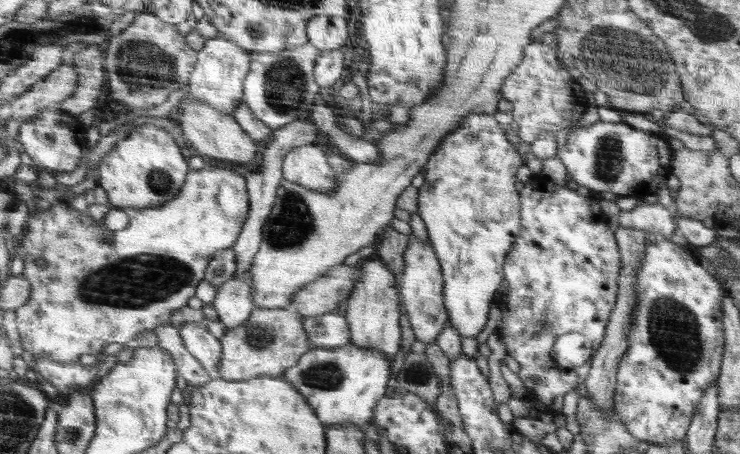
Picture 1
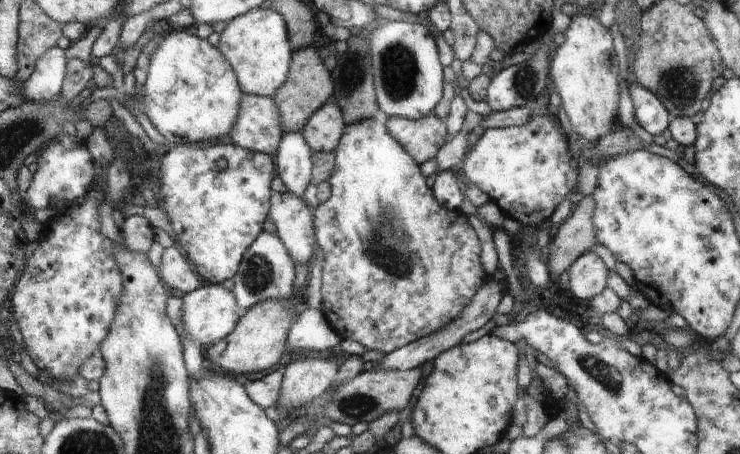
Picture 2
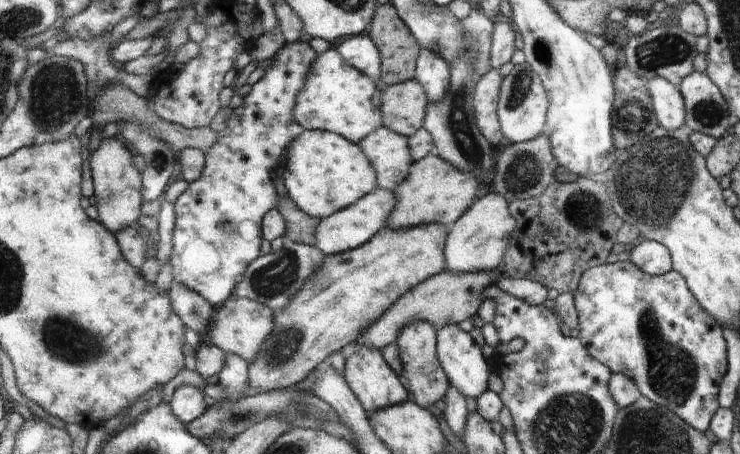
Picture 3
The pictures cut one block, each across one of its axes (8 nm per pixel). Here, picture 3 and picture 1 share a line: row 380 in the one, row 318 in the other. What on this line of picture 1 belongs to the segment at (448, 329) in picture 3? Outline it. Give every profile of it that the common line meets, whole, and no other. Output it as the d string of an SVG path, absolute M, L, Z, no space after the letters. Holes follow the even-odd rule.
M477 114L465 116L461 126L447 134L443 142L430 156L424 168L425 183L417 188L418 210L421 222L425 224L430 242L440 260L443 274L443 299L449 311L451 325L459 330L461 338L476 337L488 322L490 302L498 290L502 278L502 266L508 258L514 243L520 237L521 212L518 190L516 190L516 172L522 164L520 154L506 140L504 130L498 128L494 115ZM492 206L492 220L484 218L484 208Z

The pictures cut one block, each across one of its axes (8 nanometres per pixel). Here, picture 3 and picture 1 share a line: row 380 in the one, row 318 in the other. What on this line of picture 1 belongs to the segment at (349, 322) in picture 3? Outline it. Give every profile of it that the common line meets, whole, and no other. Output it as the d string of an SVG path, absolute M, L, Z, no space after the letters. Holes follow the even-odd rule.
M254 307L248 320L238 328L228 329L223 339L224 354L219 368L221 378L226 380L242 381L268 375L278 376L293 367L305 352L312 350L312 343L308 340L308 333L304 327L304 316L296 310L262 309Z

